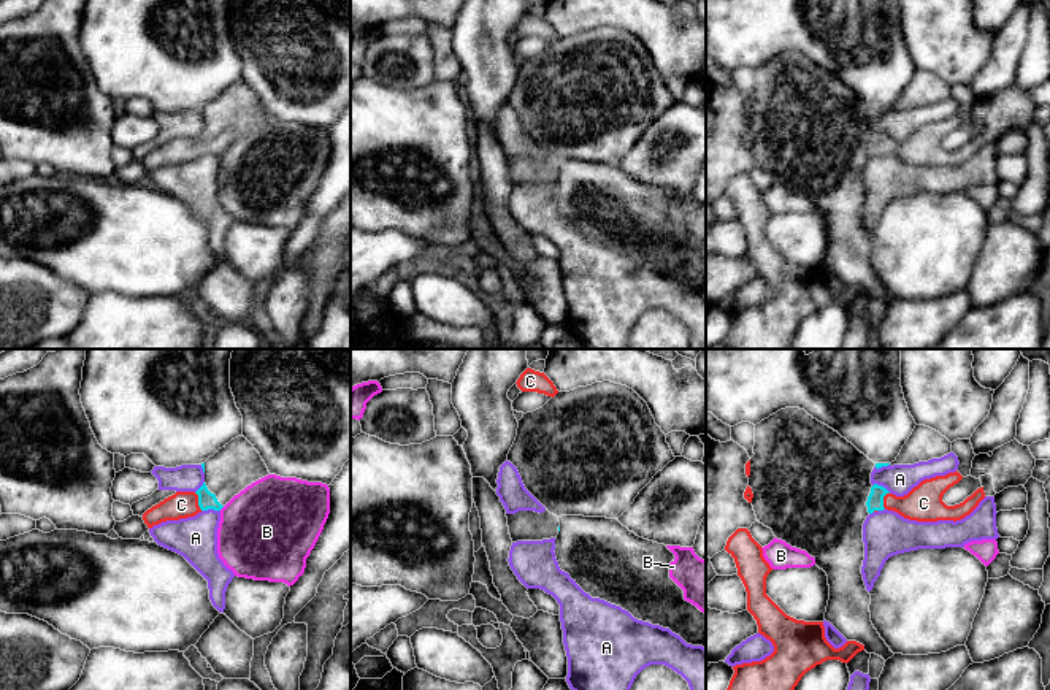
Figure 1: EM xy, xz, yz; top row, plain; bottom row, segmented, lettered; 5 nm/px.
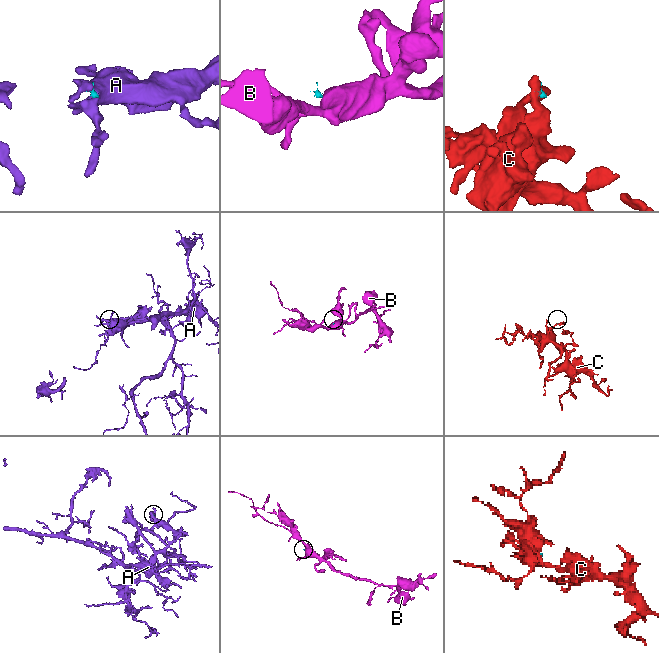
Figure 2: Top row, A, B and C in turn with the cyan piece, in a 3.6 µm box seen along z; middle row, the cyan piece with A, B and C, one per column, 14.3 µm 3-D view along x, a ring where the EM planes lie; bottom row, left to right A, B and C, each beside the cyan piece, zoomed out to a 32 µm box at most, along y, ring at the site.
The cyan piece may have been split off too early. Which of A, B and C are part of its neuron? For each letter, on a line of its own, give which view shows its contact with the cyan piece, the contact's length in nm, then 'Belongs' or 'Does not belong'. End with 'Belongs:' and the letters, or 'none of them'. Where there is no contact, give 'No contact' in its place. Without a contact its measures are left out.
A: Touches cyan in xy. Shared border 100 nm. Does not belong
B: Touches cyan in xy. Shared border 40 nm. Does not belong
C: Touches cyan in xy. Shared border 100 nm. Belongs
Belongs: C

